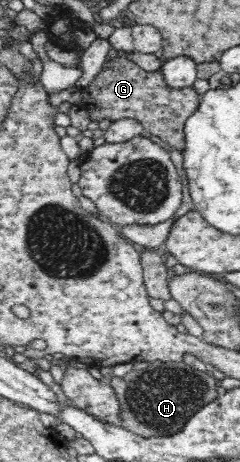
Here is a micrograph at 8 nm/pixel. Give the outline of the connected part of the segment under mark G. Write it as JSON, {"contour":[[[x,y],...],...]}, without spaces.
{"contour":[[[123,55],[105,60],[101,71],[81,90],[81,99],[72,107],[81,108],[91,121],[133,119],[143,130],[156,135],[167,152],[184,150],[184,125],[200,104],[201,95],[191,87],[169,87],[161,69],[144,71],[133,60]]]}

